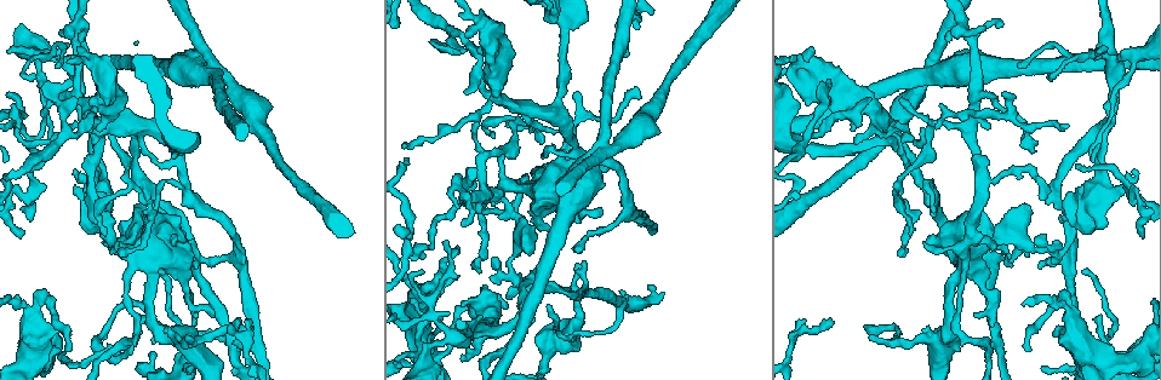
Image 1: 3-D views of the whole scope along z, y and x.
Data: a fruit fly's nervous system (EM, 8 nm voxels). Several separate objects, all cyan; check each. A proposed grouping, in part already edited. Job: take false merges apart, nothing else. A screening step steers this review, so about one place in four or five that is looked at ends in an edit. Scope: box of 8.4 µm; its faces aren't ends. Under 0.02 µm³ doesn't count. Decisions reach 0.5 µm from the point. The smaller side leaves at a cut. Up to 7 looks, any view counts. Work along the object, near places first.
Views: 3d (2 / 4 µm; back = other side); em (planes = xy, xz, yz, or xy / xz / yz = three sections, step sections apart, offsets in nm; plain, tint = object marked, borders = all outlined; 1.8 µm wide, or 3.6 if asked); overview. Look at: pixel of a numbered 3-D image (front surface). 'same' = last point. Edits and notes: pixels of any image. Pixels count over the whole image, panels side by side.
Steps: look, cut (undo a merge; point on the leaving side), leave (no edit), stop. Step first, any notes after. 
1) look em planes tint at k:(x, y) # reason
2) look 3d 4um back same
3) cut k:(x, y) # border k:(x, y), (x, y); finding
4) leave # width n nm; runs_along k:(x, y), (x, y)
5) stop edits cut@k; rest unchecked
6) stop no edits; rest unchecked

look em planes tint at 1:(856, 101) # two arms at a narrow angle

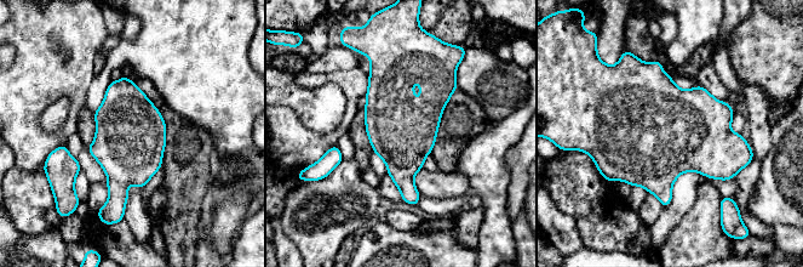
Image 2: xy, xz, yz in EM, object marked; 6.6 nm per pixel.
leave # all the same neuron

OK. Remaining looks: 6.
look em planes borders at 1:(215, 73) # four or more arms meet

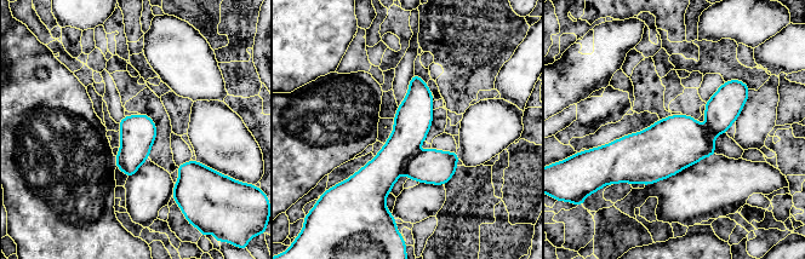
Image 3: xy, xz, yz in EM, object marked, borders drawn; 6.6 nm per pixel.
cut 3:(430, 166) # width 240 nm; two neurons meet here

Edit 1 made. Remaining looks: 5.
look 3d 2um at 1:(406, 251)

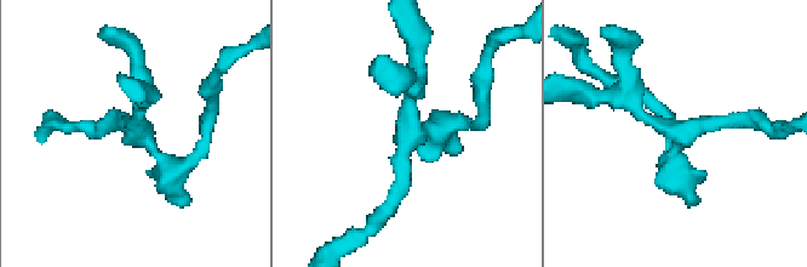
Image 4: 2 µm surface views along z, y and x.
look em planes tint at 4:(140, 138) # arms 3; now the EM

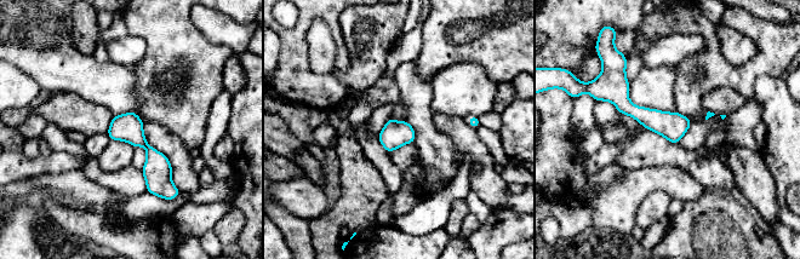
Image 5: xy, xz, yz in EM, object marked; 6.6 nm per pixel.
leave # runs_along 5:(115, 119), (153, 155), (165, 195); all the same neuron

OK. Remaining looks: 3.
stop edits cut@3; rest unchecked

